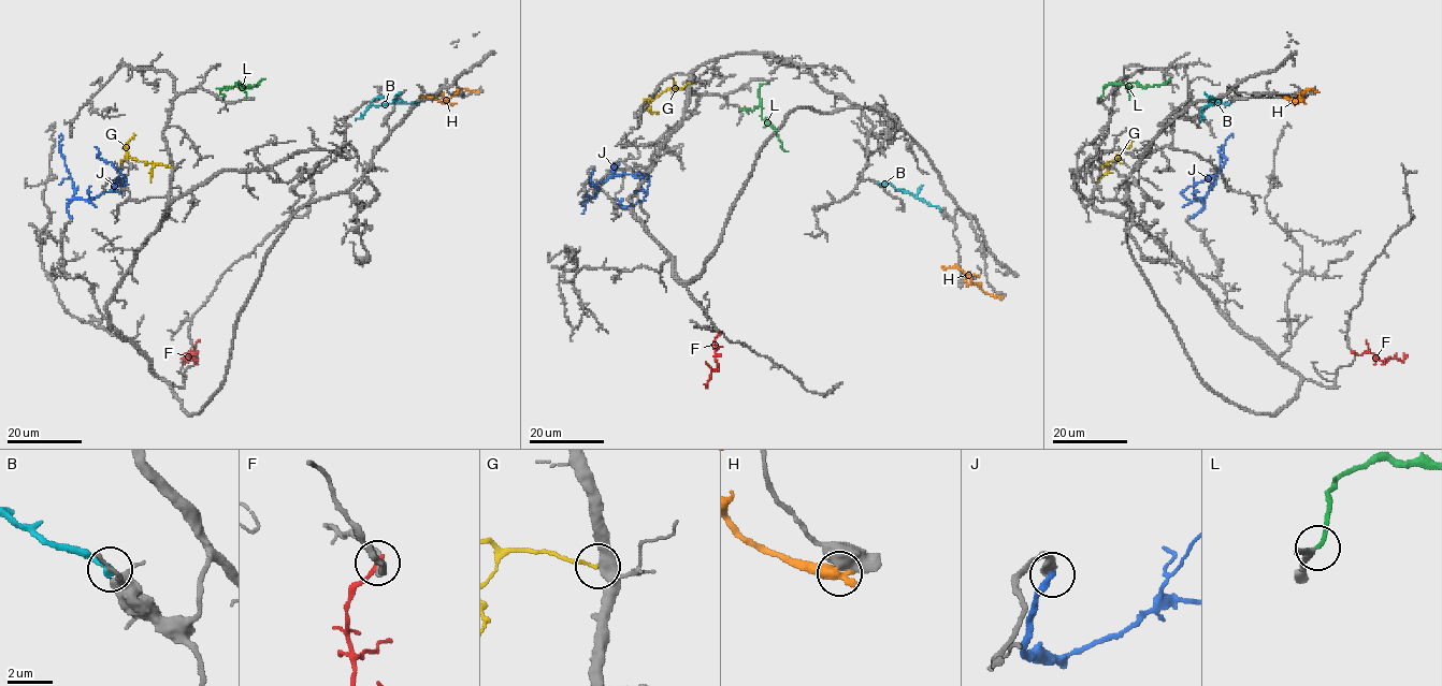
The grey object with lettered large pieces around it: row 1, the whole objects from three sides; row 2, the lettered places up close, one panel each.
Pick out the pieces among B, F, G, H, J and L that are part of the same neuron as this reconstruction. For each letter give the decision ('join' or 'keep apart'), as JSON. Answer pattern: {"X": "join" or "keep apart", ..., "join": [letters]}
{"B": "keep apart", "F": "keep apart", "G": "keep apart", "H": "keep apart", "J": "join", "L": "join", "join": ["J", "L"]}

